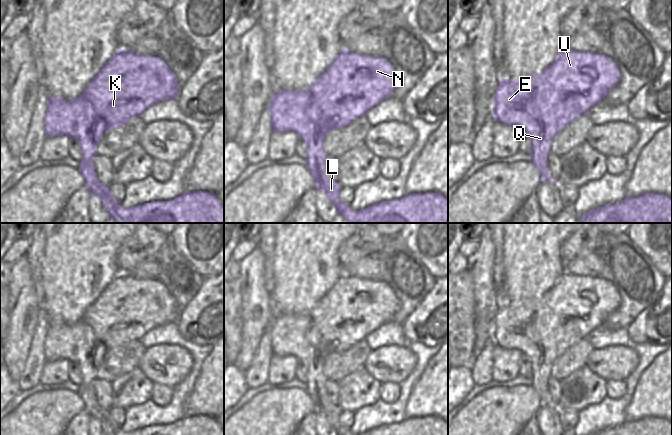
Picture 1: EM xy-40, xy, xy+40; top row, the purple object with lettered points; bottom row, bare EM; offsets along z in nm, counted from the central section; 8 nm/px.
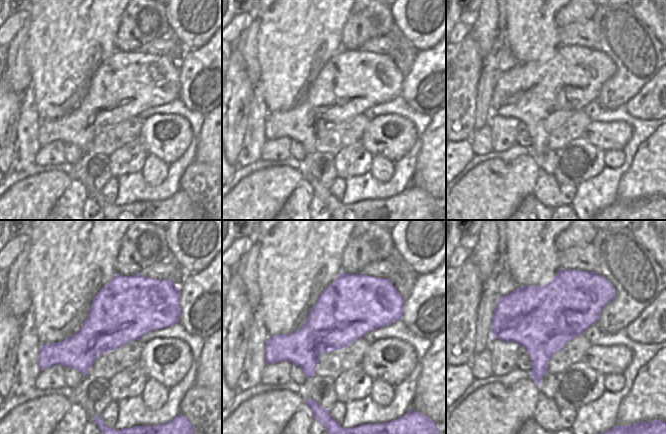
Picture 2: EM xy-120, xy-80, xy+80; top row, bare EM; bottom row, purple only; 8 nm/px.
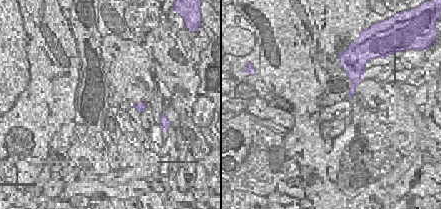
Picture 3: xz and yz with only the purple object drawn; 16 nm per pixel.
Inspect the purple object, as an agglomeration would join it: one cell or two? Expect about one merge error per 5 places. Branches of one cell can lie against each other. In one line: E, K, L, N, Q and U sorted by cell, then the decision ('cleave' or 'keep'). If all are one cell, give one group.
E K L N Q U | keep

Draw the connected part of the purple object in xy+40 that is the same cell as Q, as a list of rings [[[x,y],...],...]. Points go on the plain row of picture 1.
[[[564,273],[555,284],[540,297],[526,299],[522,303],[501,303],[495,315],[493,326],[493,342],[504,349],[518,349],[531,362],[531,386],[539,394],[541,405],[556,407],[551,404],[547,392],[547,380],[553,362],[572,345],[585,339],[594,329],[602,326],[607,316],[615,311],[621,302],[619,292],[615,286],[602,277],[588,277],[586,275],[572,275]]]

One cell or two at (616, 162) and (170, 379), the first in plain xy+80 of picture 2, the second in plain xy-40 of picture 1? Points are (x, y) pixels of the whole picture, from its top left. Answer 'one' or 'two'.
two

